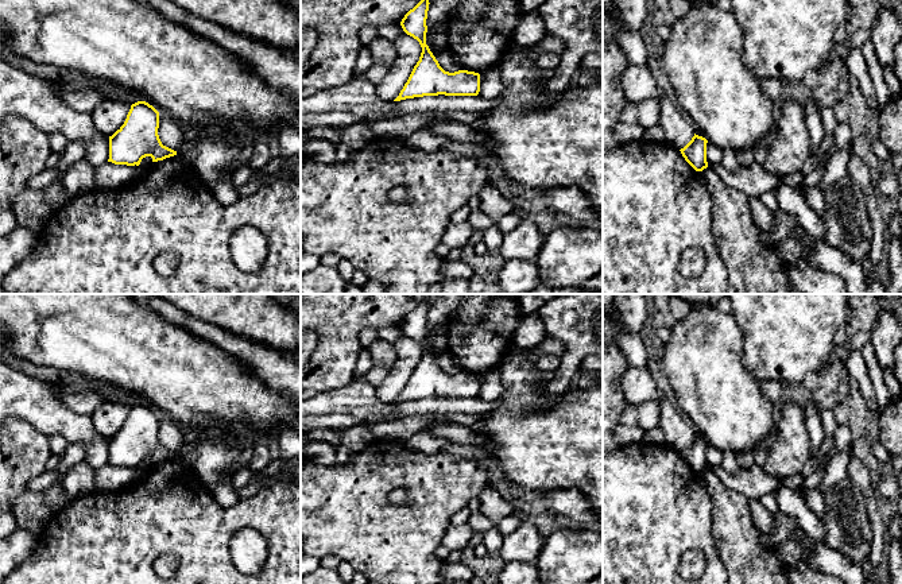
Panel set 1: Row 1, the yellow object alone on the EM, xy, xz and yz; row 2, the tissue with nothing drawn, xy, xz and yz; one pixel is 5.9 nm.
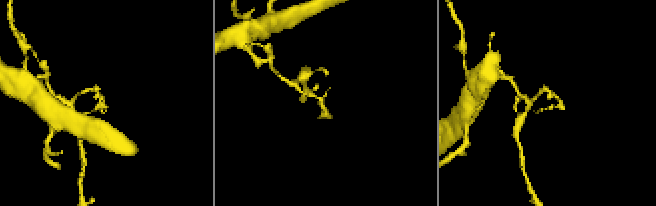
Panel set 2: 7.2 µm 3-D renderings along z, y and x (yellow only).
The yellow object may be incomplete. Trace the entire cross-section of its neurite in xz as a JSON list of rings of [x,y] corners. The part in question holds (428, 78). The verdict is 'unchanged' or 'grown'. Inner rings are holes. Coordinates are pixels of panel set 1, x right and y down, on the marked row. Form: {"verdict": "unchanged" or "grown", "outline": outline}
{"verdict": "unchanged", "outline": [[[421,0],[400,22],[403,31],[422,47],[419,61],[394,101],[423,96],[477,96],[480,74],[468,70],[445,71],[426,45],[429,0]]]}

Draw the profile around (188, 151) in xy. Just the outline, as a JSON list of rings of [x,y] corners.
[[[189,138],[181,144],[177,154],[189,165],[193,165],[197,159],[197,148]]]

